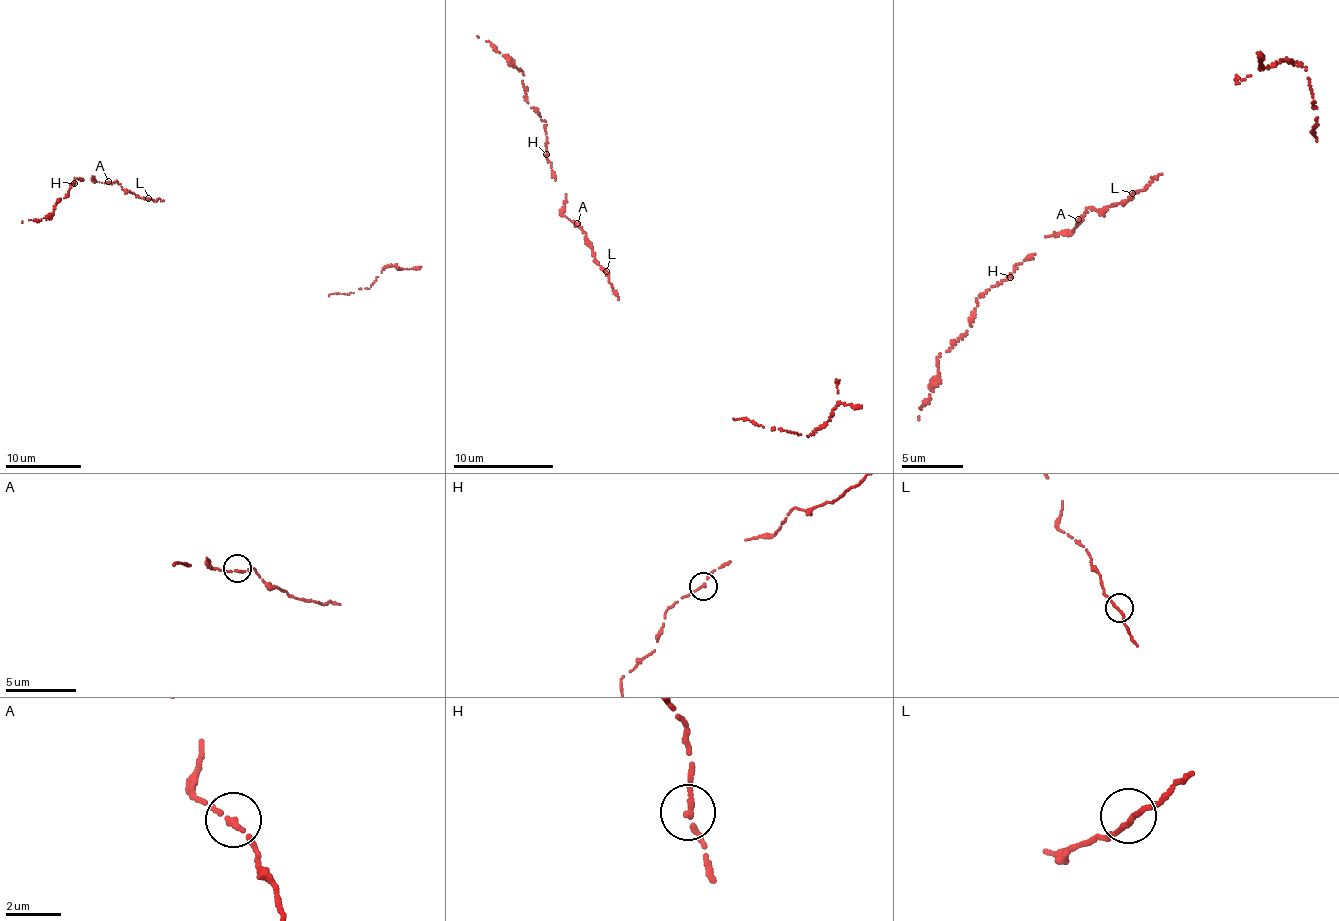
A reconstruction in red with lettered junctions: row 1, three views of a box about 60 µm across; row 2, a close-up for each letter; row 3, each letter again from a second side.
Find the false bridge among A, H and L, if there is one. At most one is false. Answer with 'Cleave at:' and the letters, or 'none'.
Cleave at: none

